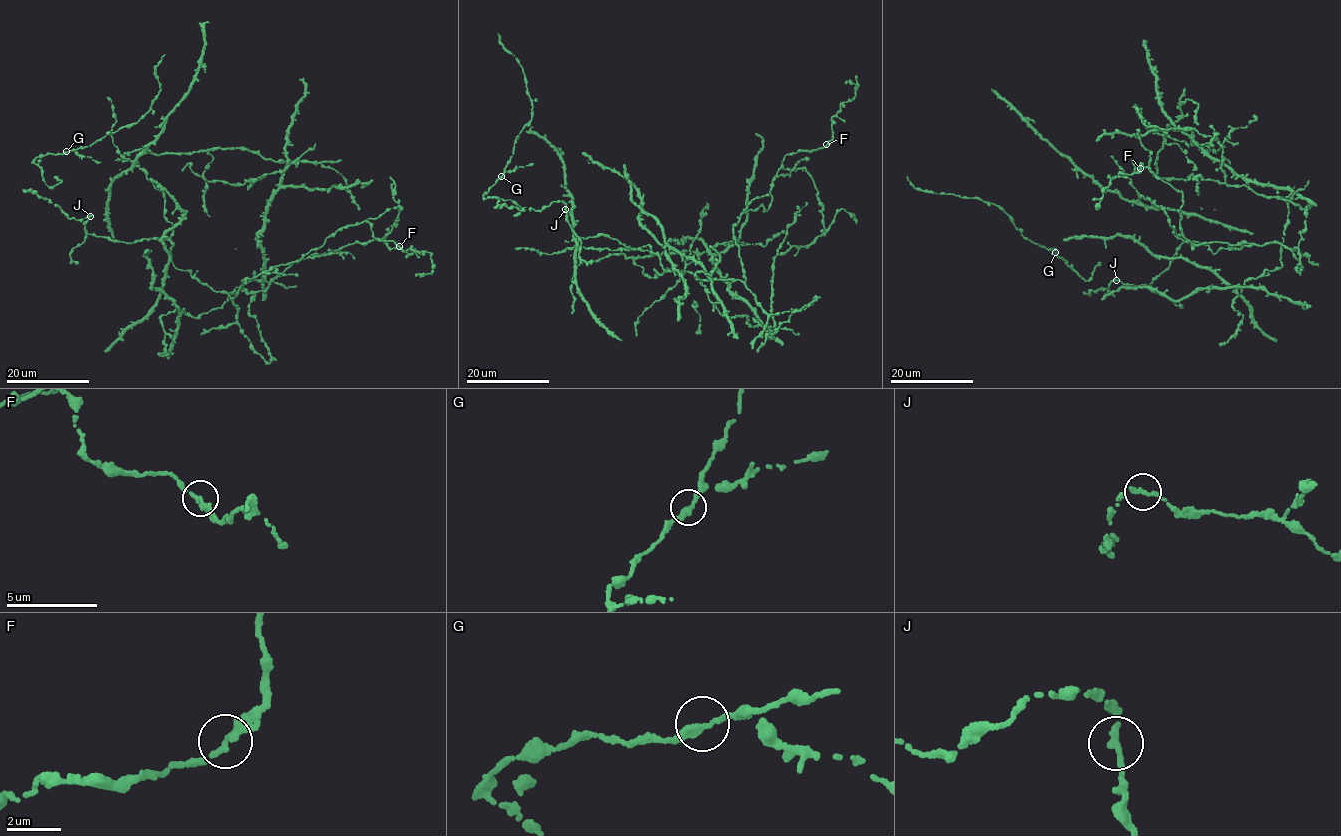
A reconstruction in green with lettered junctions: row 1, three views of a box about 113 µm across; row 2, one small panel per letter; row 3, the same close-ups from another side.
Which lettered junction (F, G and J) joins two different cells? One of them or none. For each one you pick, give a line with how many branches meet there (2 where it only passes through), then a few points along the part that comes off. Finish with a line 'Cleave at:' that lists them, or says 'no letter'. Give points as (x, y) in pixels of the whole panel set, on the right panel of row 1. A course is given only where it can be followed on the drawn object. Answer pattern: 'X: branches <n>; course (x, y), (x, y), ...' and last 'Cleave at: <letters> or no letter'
Cleave at: no letter

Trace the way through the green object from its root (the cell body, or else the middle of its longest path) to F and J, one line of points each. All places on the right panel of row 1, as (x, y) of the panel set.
F: (1258, 245), (1192, 243), (1183, 236), (1179, 222), (1182, 192), (1132, 161), (1136, 172), (1139, 168)
J: (1258, 245), (1221, 248), (1214, 254), (1208, 245), (1185, 242), (1176, 249), (1168, 268), (1148, 286), (1116, 280)

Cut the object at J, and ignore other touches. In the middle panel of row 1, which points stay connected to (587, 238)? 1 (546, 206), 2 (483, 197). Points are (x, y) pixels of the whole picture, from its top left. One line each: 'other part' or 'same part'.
1: other part
2: same part

